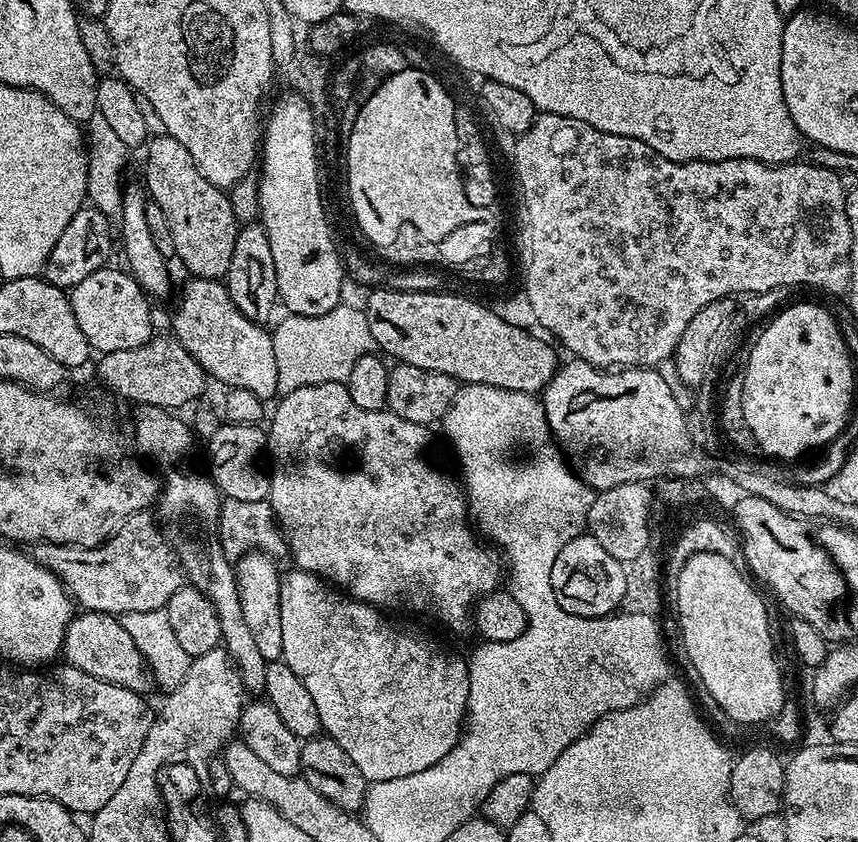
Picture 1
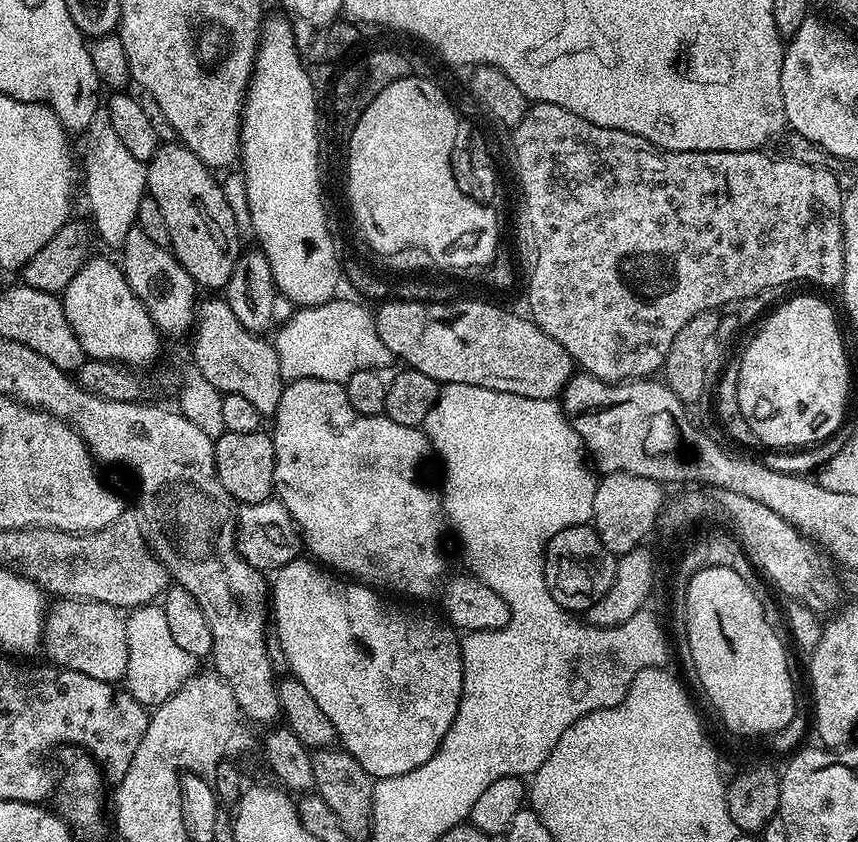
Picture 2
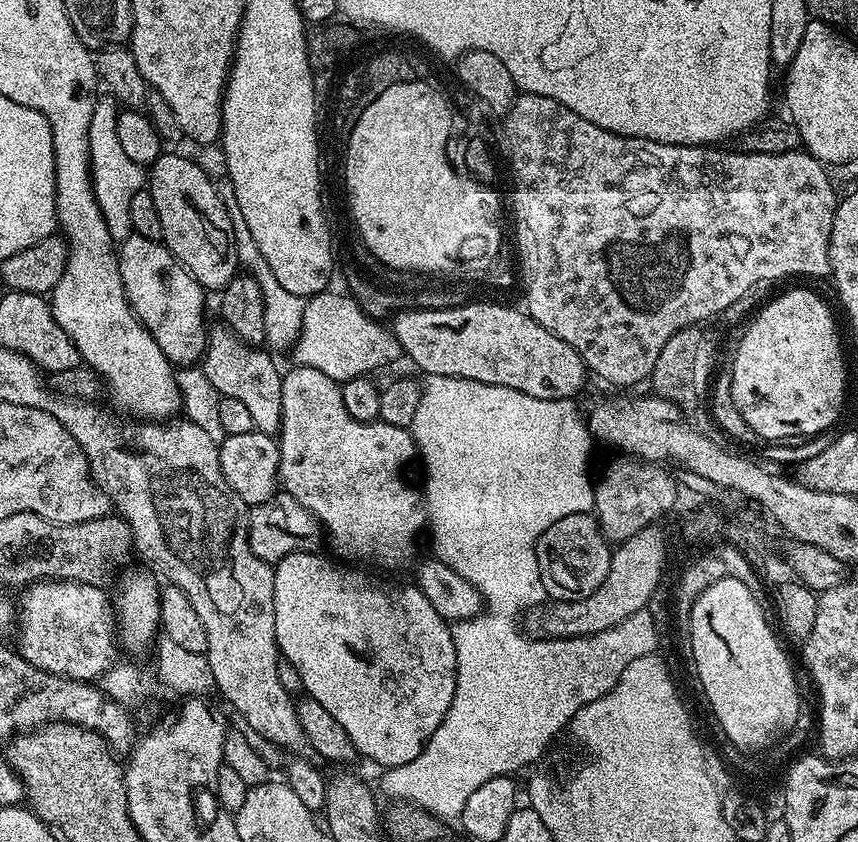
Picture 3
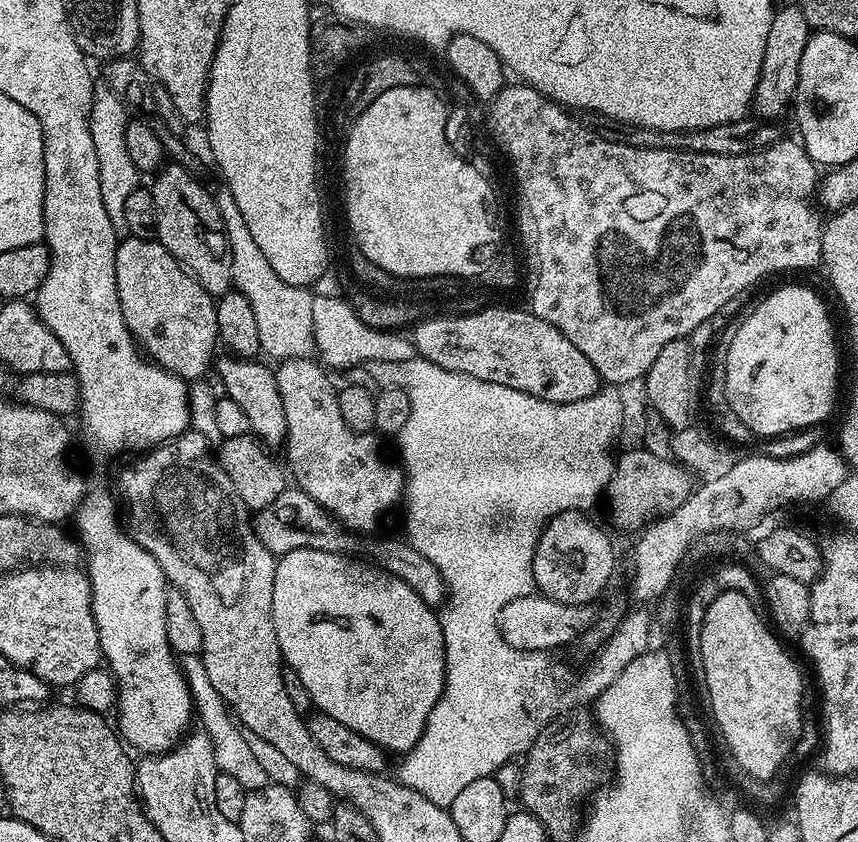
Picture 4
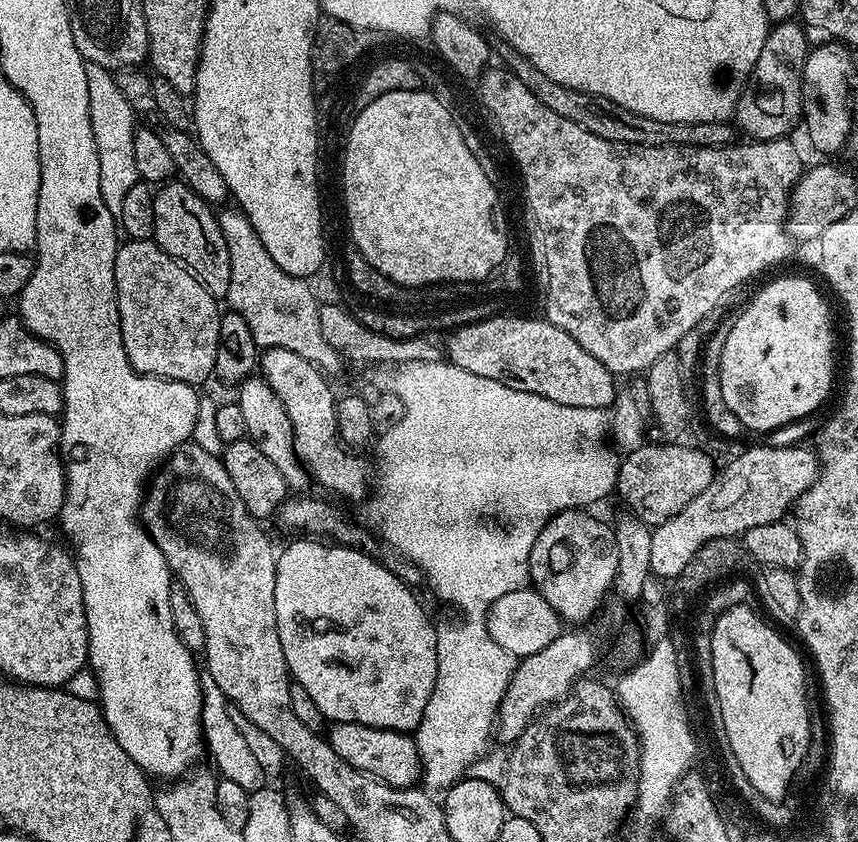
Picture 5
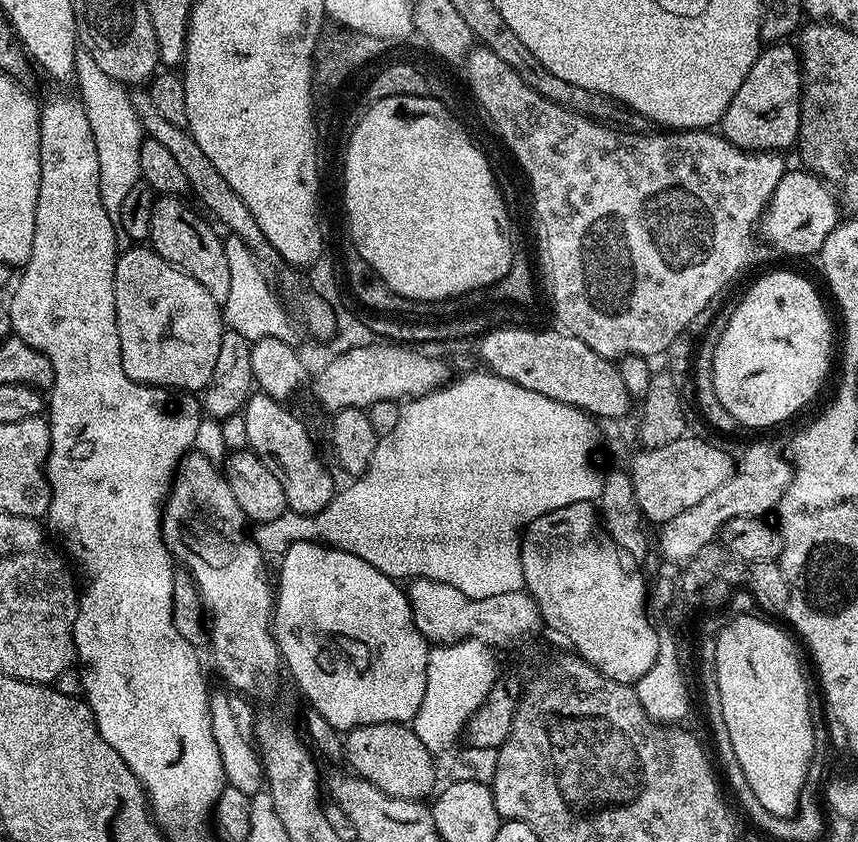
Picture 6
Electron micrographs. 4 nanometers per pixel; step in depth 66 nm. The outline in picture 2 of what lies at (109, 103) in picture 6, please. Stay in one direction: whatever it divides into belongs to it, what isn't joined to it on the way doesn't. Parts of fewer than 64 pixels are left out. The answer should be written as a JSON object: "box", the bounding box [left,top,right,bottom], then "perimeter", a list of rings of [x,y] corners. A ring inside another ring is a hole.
{"box":[82,107,148,249],"perimeter":[[[107,107],[101,108],[90,118],[90,126],[82,133],[84,139],[84,192],[88,195],[88,208],[92,211],[90,223],[95,235],[108,248],[123,249],[126,234],[137,227],[138,202],[146,194],[148,170],[145,161],[129,154],[126,145],[118,139],[110,123]]]}

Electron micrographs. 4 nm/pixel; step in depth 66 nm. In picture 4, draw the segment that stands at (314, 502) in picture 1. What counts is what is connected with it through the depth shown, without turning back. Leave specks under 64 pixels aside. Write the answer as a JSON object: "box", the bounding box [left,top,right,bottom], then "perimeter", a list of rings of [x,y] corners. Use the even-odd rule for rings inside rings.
{"box":[274,359,406,534],"perimeter":[[[315,359],[282,360],[275,365],[274,371],[278,394],[282,394],[282,410],[286,410],[286,468],[291,475],[292,472],[296,475],[295,487],[310,494],[310,498],[314,498],[318,506],[322,506],[331,516],[342,521],[345,528],[357,534],[375,533],[380,519],[395,504],[397,507],[401,503],[406,483],[403,467],[396,462],[388,464],[379,442],[375,440],[377,437],[372,432],[355,433],[350,430],[350,426],[346,426],[342,419],[342,410],[338,410],[338,389],[333,377]]]}

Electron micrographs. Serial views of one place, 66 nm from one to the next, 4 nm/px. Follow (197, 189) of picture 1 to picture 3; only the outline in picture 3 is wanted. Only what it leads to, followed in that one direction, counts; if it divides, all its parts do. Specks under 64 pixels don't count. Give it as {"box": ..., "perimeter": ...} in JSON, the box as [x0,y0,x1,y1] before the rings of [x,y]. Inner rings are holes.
{"box":[146,150,238,293],"perimeter":[[[170,150],[174,152],[165,151],[161,156],[155,160],[154,163],[147,169],[146,172],[146,191],[150,194],[150,198],[154,198],[154,207],[158,209],[158,218],[162,221],[162,234],[164,239],[162,241],[164,247],[169,248],[172,252],[172,256],[183,268],[192,275],[200,283],[201,288],[207,290],[209,293],[219,293],[223,290],[228,283],[231,282],[238,275],[238,265],[235,254],[235,238],[234,230],[231,228],[230,215],[226,212],[226,206],[223,205],[222,199],[218,196],[218,190],[216,189],[216,180],[213,177],[208,177],[204,173],[204,168],[200,164],[195,164],[188,156],[179,156],[176,150]]]}

